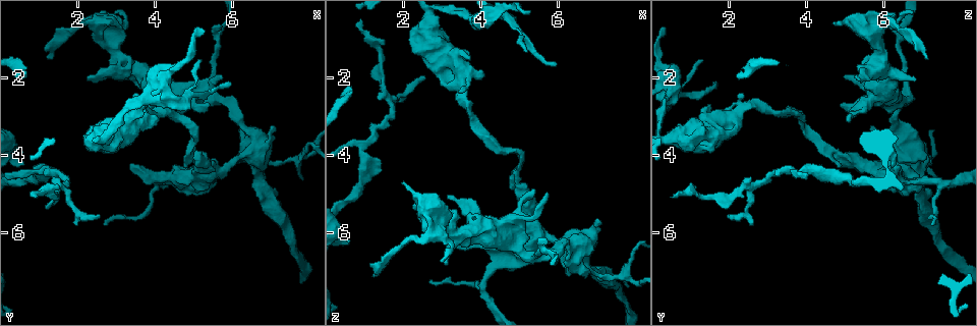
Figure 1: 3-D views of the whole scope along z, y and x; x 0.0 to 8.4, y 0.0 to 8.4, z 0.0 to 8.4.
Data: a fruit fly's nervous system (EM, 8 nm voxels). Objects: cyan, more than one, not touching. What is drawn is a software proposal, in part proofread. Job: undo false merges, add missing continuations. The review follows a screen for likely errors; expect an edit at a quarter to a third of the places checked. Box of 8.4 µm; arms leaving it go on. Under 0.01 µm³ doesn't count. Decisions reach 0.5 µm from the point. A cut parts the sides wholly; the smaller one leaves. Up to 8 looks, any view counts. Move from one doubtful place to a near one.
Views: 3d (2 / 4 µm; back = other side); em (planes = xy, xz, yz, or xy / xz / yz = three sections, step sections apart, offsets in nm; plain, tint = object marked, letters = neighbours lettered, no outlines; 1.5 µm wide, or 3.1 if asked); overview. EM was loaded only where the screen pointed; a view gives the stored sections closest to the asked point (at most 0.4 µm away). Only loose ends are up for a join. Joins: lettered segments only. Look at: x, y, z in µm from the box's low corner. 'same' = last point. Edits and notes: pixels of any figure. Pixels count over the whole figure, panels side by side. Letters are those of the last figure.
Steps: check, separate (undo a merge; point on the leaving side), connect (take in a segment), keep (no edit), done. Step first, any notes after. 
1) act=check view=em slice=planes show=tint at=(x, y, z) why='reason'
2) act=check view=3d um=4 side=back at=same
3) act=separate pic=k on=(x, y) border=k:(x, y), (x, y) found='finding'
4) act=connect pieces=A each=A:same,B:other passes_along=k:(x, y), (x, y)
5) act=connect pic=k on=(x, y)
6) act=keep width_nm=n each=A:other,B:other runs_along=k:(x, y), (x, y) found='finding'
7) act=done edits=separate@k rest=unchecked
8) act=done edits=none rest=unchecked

act=check view=em slice=planes show=plain at=(6.20, 3.20, 6.60) why='an open end'

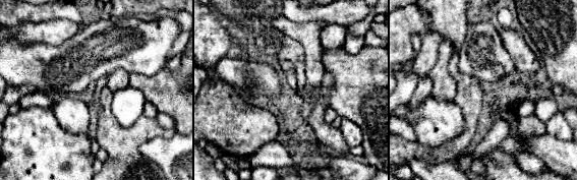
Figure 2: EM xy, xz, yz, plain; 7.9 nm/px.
act=check view=em slice=planes show=letters at=same why='see the neighbours'

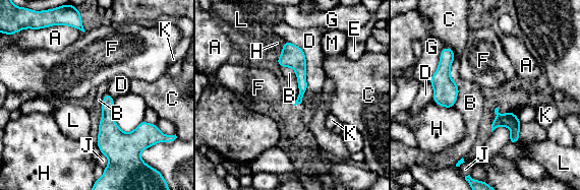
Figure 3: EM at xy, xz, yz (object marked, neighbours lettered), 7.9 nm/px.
act=keep longest_contact=D:500nm each=A:other,B:other,C:other,D:other,E:other,F:other,G:other,H:other,J:other,K:other,L:other,M:other found='no lettered segment goes on from it'

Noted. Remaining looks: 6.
act=check view=3d um=2 at=(0.90, 4.40, 3.75) why='sudden change in width'

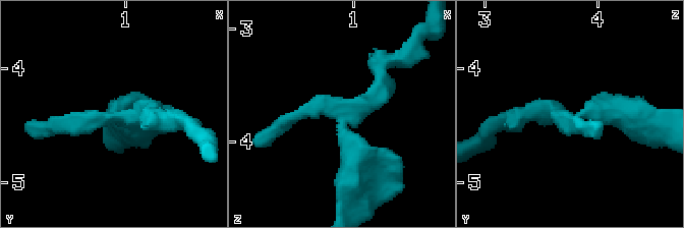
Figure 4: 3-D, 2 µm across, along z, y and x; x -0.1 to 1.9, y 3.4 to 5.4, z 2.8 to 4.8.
act=check view=em slice=planes show=tint at=(0.92, 4.38, 3.76)

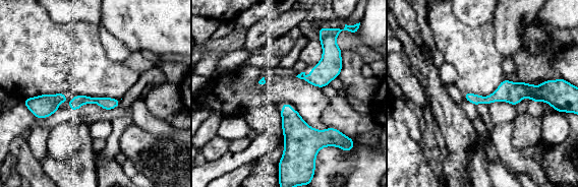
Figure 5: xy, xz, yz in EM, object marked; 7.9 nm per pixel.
act=check view=em slice=planes show=letters at=same

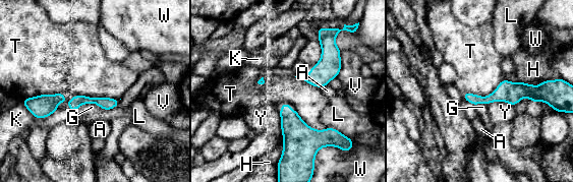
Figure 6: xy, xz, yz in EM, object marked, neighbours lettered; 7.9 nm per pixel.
act=keep width_nm=100 longest_contact=T:340nm each=A:other,G:other,H:other,K:other,L:other,T:other,V:other,W:other,Y:other found='continuous, no second neuron'

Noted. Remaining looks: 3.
act=check view=3d um=2 at=(5.15, 1.50, 1.30) why='free end'

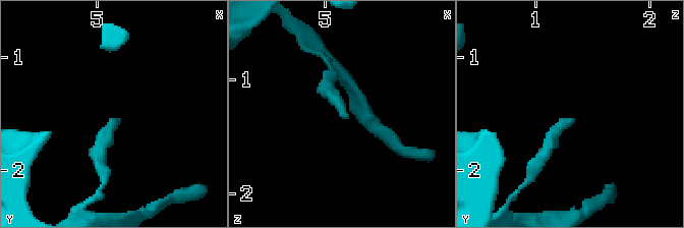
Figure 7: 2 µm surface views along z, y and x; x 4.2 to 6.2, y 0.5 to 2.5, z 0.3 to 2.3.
act=check view=em slice=planes show=letters at=(5.22, 1.54, 1.32) why='now the EM'

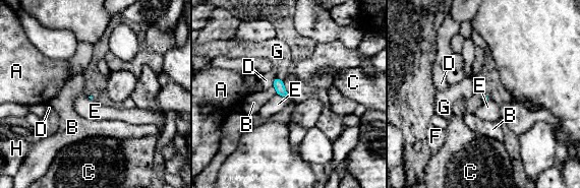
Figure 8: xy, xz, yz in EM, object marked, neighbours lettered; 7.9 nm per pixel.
act=keep longest_contact=E:100nm each=A:other,B:other,C:other,D:other,E:other,F:other,G:other,H:other found='none of them fits'

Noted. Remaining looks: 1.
act=done edits=none rest=unchecked

